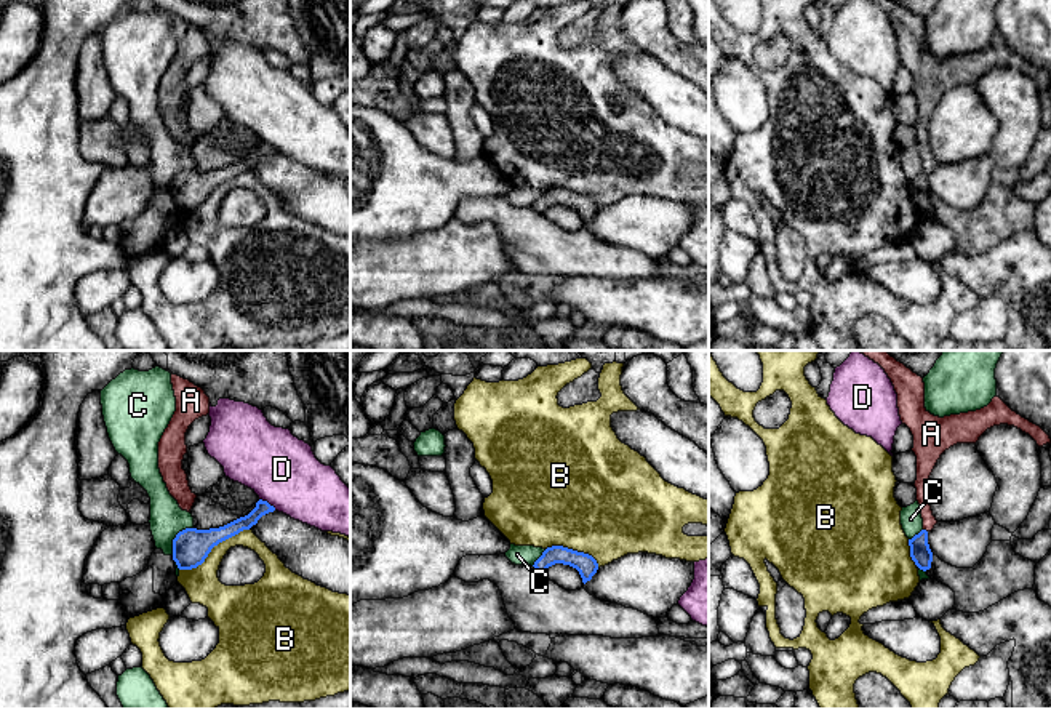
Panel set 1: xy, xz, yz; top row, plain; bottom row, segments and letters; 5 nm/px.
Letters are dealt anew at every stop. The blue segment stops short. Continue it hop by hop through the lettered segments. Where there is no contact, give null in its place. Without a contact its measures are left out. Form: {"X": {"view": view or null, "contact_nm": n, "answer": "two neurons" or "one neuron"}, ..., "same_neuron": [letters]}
{"A": {"view": "yz", "contact_nm": 30, "answer": "one neuron"}, "B": {"view": "xy", "contact_nm": 400, "answer": "two neurons"}, "C": {"view": "xy", "contact_nm": 180, "answer": "two neurons"}, "D": {"view": "xy", "contact_nm": 110, "answer": "two neurons"}, "same_neuron": ["A"]}

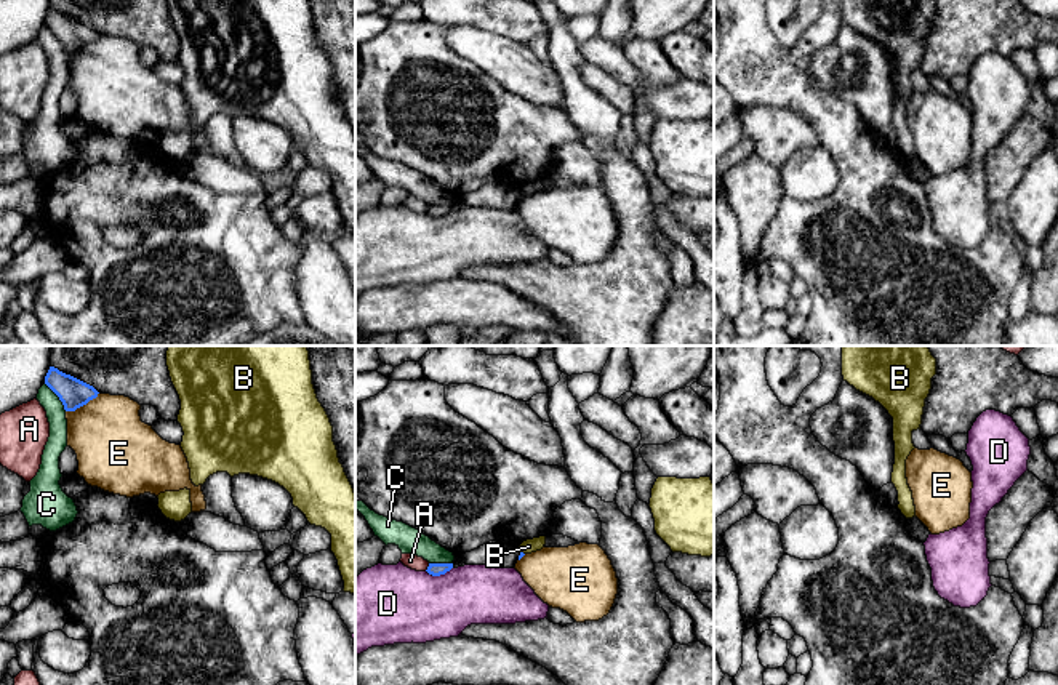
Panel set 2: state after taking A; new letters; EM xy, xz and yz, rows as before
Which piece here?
{"A": {"view": "xz", "contact_nm": 50, "answer": "two neurons"}, "B": {"view": "xz", "contact_nm": 30, "answer": "two neurons"}, "C": {"view": "xy", "contact_nm": 180, "answer": "two neurons"}, "D": {"view": "xz", "contact_nm": 140, "answer": "two neurons"}, "E": {"view": "xy", "contact_nm": 190, "answer": "two neurons"}, "same_neuron": []}

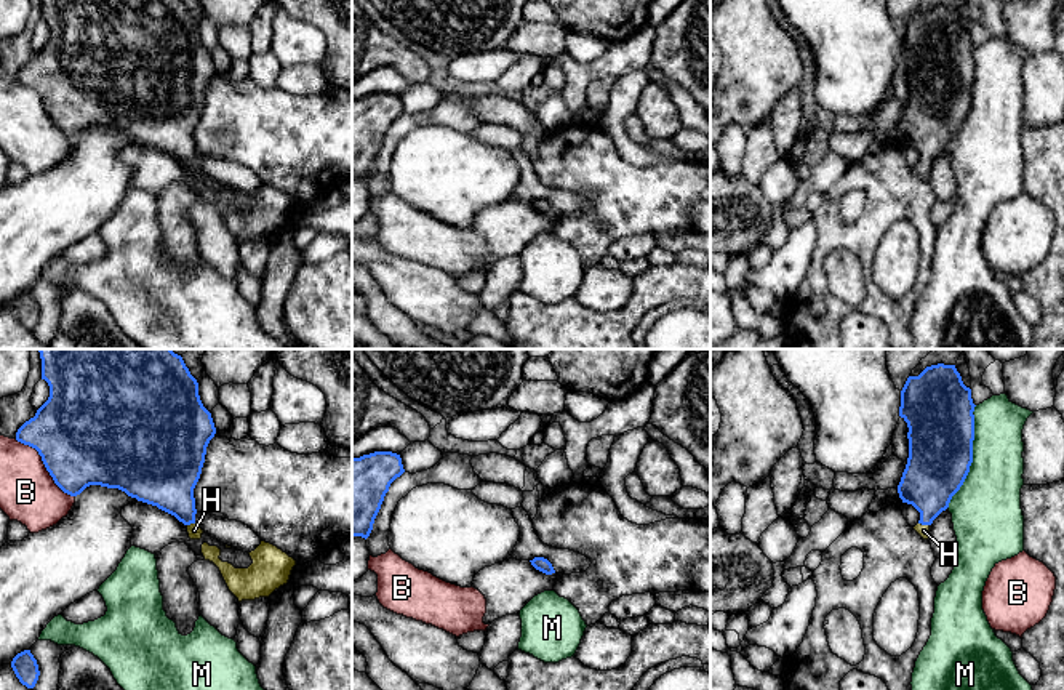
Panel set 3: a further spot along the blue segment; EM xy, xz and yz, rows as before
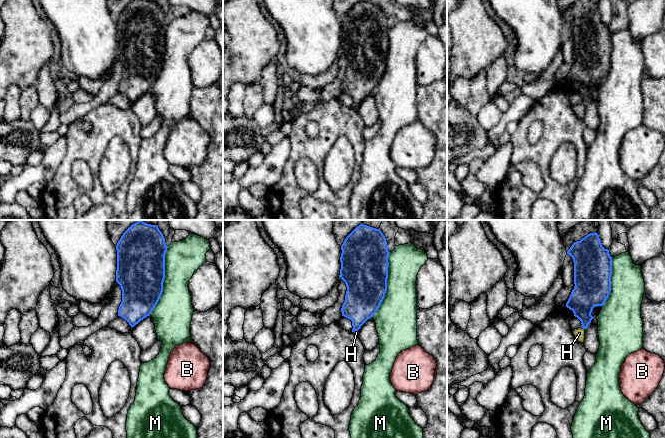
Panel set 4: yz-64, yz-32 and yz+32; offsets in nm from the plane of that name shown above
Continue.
{"B": {"view": "xy", "contact_nm": 420, "answer": "two neurons"}, "H": {"view": "yz", "contact_nm": 60, "answer": "one neuron"}, "M": {"view": "yz", "contact_nm": 550, "answer": "two neurons"}, "same_neuron": ["H"]}

